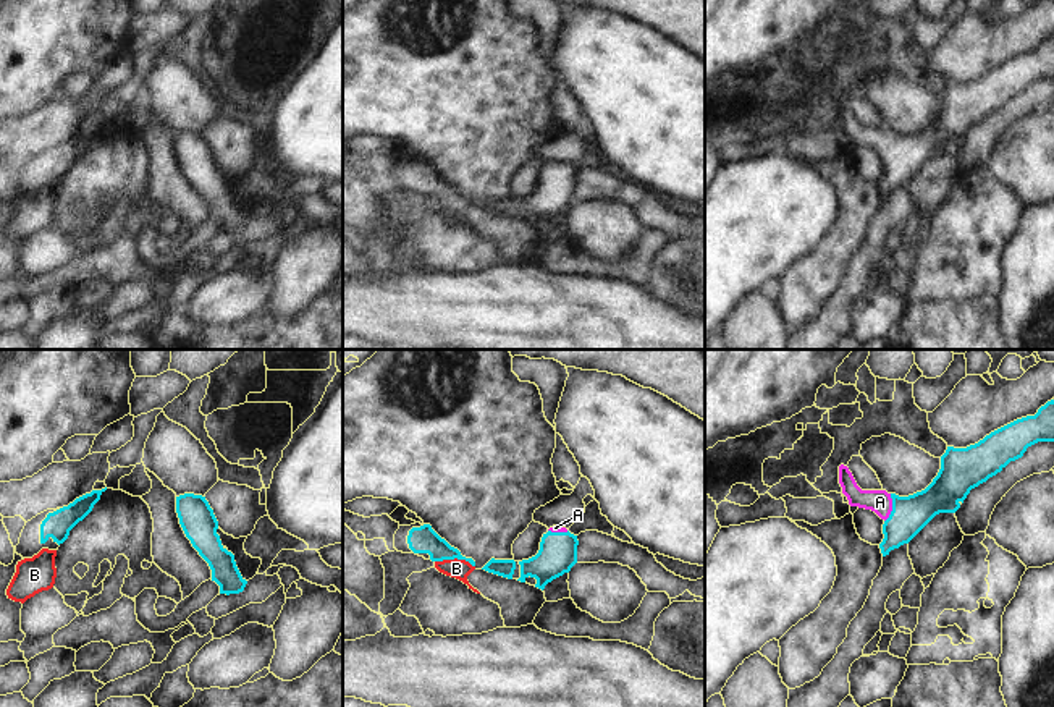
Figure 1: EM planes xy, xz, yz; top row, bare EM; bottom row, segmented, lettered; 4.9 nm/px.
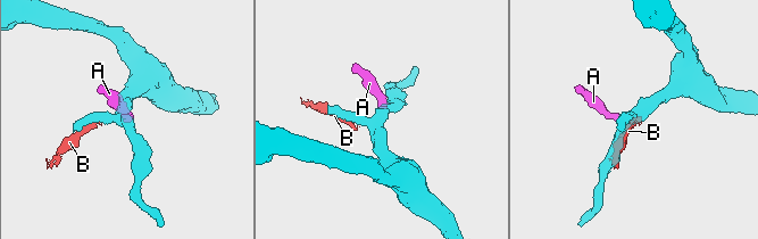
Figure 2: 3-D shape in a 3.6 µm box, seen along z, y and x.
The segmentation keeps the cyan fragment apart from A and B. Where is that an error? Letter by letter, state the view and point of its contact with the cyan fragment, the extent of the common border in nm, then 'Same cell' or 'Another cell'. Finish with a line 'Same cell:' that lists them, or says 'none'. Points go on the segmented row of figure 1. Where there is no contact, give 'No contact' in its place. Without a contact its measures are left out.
A: Touches cyan at yz (893, 508). Shared border 150 nm. Same cell
B: Touches cyan at xz (455, 557). Shared border 200 nm. Another cell
Same cell: A.

